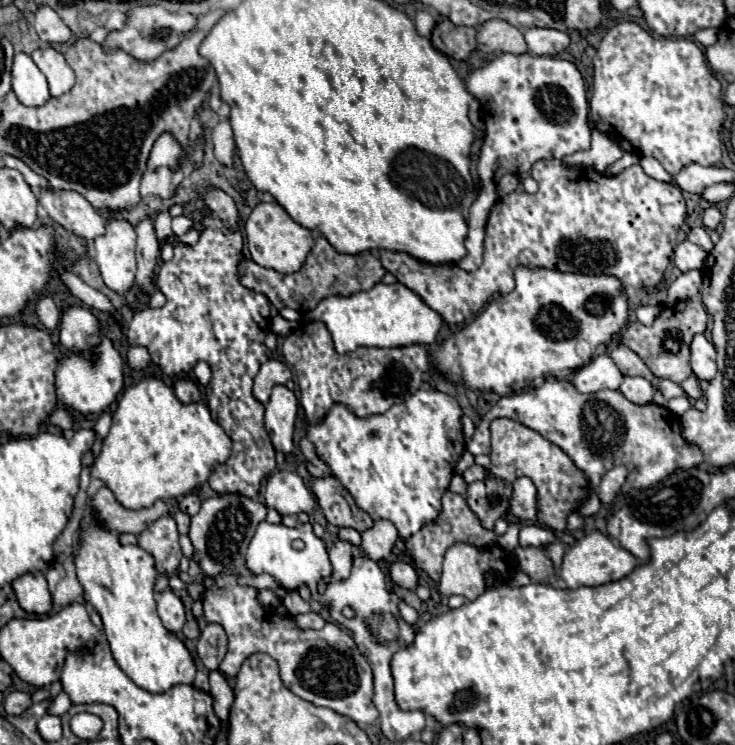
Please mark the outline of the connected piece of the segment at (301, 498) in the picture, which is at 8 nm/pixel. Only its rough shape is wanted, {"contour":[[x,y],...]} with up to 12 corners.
{"contour":[[296,472],[270,474],[266,506],[312,514],[314,494]]}

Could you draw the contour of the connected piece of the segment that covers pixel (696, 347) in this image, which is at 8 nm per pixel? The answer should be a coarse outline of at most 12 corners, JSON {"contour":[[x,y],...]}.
{"contour":[[704,336],[692,340],[692,370],[698,380],[716,376],[716,350]]}

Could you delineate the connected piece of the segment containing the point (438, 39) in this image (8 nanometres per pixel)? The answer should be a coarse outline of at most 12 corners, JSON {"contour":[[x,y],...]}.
{"contour":[[448,18],[432,30],[432,46],[466,60],[478,46],[476,28]]}

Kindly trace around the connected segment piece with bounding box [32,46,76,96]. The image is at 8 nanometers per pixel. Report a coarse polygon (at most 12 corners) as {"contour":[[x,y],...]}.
{"contour":[[52,46],[32,52],[52,96],[70,92],[76,74]]}

